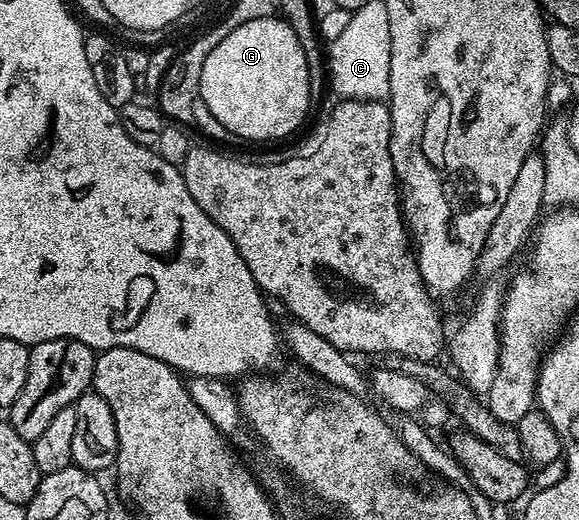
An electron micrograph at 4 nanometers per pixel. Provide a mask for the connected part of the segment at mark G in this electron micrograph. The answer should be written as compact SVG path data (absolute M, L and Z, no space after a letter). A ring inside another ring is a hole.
M256 17L239 27L235 27L235 31L231 31L231 35L227 35L227 39L223 39L223 43L215 43L211 55L207 55L207 63L203 63L200 104L205 105L207 111L211 111L211 115L215 115L215 119L219 119L219 123L223 123L223 127L227 127L227 131L234 133L242 142L277 141L280 137L291 136L304 123L305 116L309 113L309 100L311 100L309 68L307 67L307 59L305 58L305 49L299 43L295 31L287 22L281 20L280 17Z

